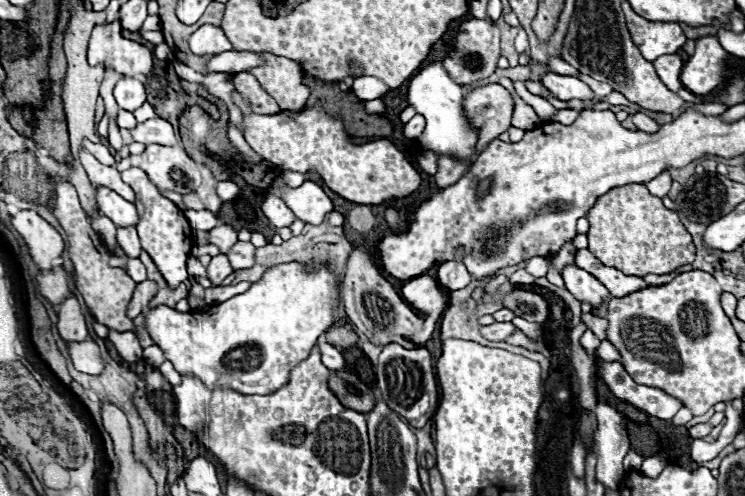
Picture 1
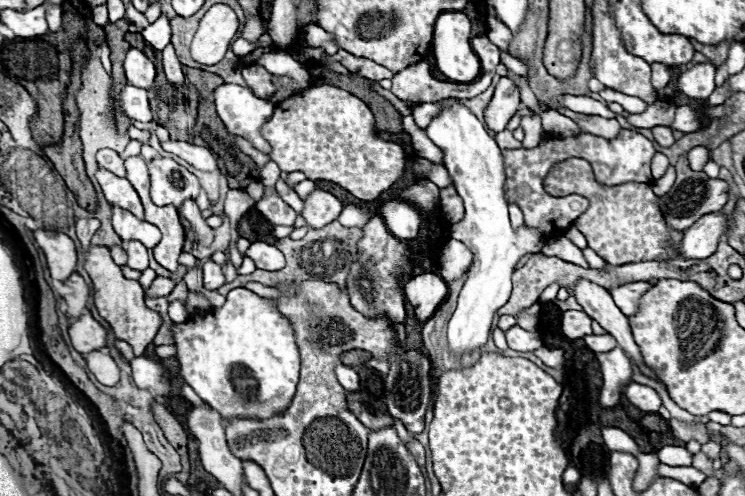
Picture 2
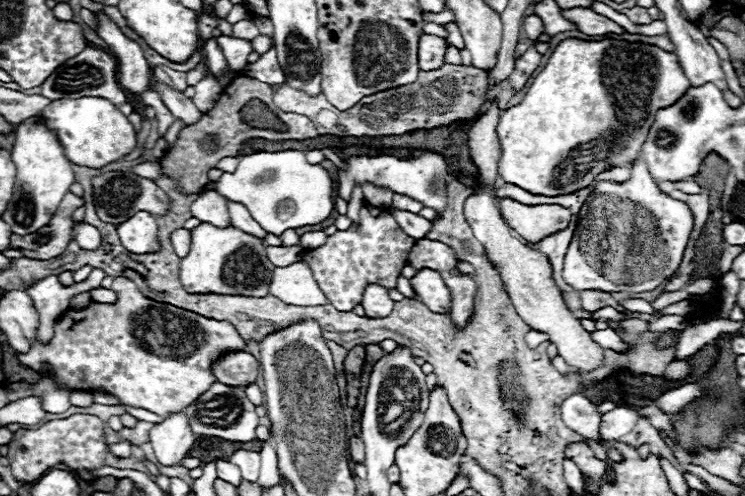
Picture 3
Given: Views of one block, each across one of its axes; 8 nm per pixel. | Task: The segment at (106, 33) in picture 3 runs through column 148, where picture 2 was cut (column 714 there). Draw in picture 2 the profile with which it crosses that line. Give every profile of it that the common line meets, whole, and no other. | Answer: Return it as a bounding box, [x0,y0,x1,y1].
[678,62,716,100]

